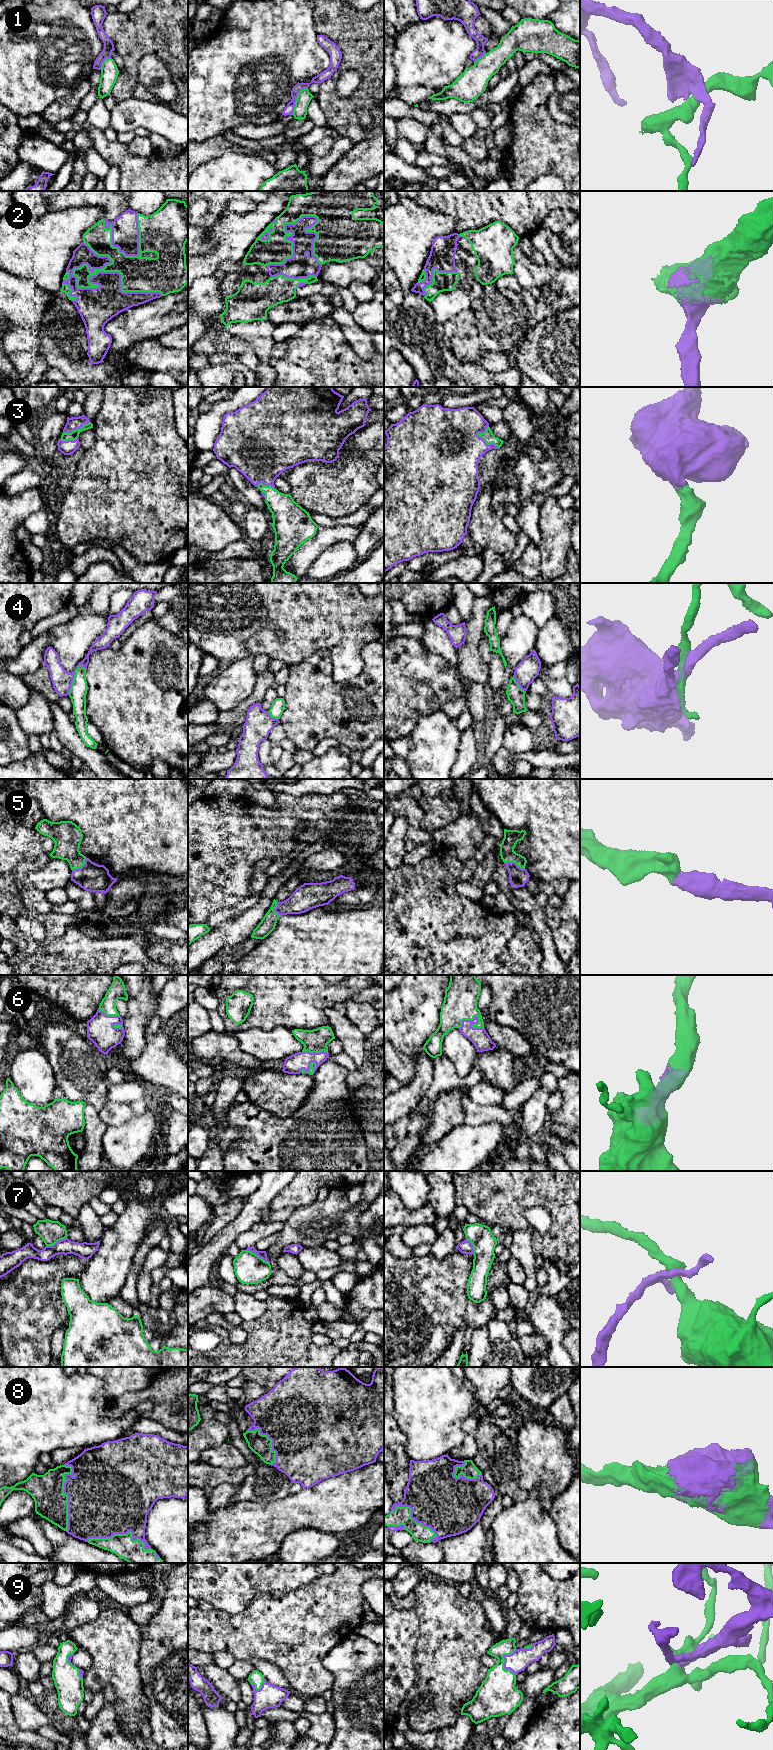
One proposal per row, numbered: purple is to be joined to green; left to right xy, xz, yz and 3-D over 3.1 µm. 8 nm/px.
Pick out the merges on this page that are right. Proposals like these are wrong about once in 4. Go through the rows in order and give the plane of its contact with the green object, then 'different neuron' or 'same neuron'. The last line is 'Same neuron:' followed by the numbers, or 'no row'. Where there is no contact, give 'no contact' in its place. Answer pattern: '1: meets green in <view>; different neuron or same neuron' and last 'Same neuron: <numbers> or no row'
1: meets green in xz; different neuron
2: meets green in xy; same neuron
3: meets green in yz; same neuron
4: meets green in xy; different neuron
5: meets green in yz; same neuron
6: meets green in yz; same neuron
7: meets green in xz; different neuron
8: meets green in xy; same neuron
9: meets green in yz; same neuron
Same neuron: 2, 3, 5, 6, 8, 9

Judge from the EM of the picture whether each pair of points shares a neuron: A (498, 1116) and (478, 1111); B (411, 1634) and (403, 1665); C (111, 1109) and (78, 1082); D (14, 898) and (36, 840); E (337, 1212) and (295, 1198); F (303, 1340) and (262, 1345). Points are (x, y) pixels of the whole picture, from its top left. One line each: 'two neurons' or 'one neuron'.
A: one neuron
B: one neuron
C: two neurons
D: one neuron
E: two neurons
F: one neuron

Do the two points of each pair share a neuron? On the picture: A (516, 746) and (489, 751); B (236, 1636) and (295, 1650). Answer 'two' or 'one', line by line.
A: two
B: one

